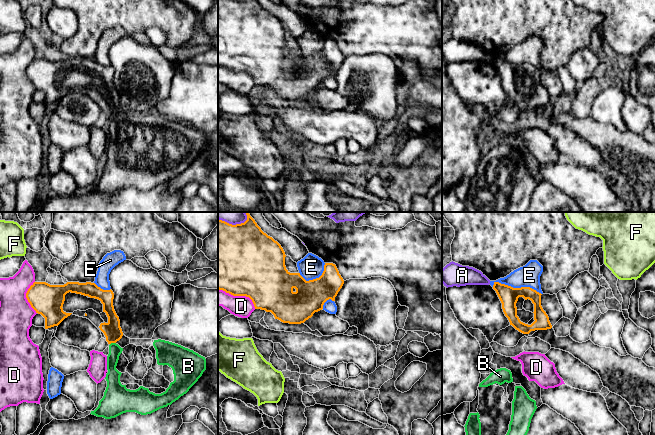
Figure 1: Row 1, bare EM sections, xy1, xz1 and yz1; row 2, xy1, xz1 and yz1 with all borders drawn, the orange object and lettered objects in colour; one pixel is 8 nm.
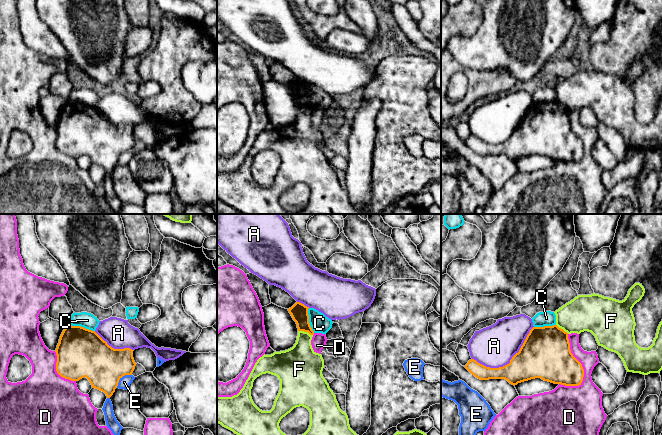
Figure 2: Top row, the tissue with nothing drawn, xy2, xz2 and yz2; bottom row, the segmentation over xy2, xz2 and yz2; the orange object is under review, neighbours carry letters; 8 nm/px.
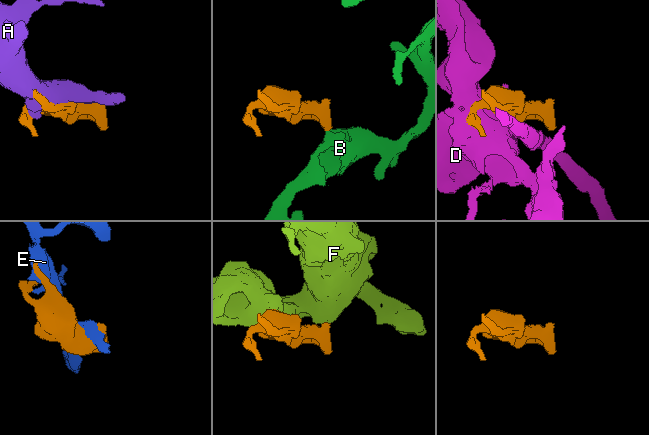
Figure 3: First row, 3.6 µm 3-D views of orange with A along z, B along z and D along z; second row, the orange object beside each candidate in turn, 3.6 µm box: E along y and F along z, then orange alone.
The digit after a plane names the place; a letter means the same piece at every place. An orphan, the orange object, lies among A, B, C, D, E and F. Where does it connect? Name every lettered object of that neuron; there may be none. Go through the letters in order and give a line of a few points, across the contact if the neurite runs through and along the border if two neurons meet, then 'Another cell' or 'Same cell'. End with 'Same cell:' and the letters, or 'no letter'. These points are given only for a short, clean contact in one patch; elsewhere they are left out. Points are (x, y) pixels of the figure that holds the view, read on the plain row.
A: Another cell
B: Line: xy1 (112, 106), (112, 118), (115, 126). Same cell
C: Line: xy2 (70, 99), (94, 107). Another cell
D: Another cell
E: Another cell
F: Line: xz2 (298, 106), (303, 106), (312, 111). Another cell
Same cell: B

